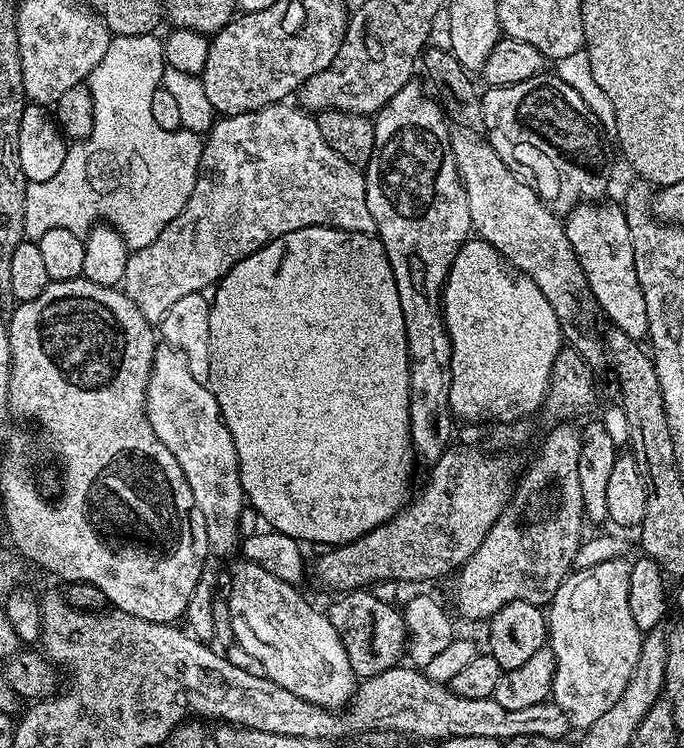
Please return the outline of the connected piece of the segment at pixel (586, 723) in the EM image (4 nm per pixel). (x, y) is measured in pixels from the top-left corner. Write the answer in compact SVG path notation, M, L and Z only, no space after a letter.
M627 559L599 562L590 569L573 570L558 586L552 603L547 605L548 621L547 647L552 649L556 669L552 674L550 700L561 711L567 723L577 730L585 730L597 721L606 710L614 706L626 688L628 680L638 662L642 633L634 626L628 602L630 590L630 564Z

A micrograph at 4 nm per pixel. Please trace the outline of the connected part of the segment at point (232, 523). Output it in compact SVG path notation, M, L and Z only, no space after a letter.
M160 346L152 355L152 369L148 385L144 390L144 413L148 416L154 434L158 434L158 442L162 442L162 446L166 446L170 454L174 454L178 466L182 466L182 474L186 474L190 494L194 494L194 502L198 510L202 510L211 551L213 553L232 552L235 548L237 551L238 541L242 536L239 532L239 526L242 523L240 511L246 508L246 501L240 481L234 440L230 438L230 430L224 424L214 394L208 389L207 384L199 384L194 374L190 374L183 354L176 348Z

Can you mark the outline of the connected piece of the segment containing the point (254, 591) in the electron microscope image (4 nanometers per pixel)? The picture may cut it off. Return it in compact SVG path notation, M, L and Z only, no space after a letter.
M237 559L228 580L226 603L230 610L232 639L245 657L262 666L278 686L323 708L340 709L351 699L356 675L341 638L327 615L311 604L295 584L274 578L255 560Z

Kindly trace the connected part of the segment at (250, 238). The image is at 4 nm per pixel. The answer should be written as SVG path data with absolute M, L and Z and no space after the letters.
M295 103L271 104L253 112L243 112L237 116L225 116L217 119L213 123L212 129L206 134L202 158L200 159L200 169L194 182L194 190L190 194L182 214L178 214L178 218L174 218L174 222L170 222L170 226L166 226L166 230L162 230L162 234L158 234L158 238L154 238L154 242L150 242L150 246L135 249L129 255L124 267L122 290L130 297L134 306L146 319L150 322L159 322L166 314L166 310L170 310L170 306L174 306L174 302L178 302L178 298L186 298L186 294L211 289L242 258L254 254L262 246L266 246L271 240L282 234L290 234L294 230L302 230L303 228L334 228L341 229L344 232L373 235L376 231L376 223L366 203L364 178L365 173L361 169L346 162L340 154L336 154L334 150L330 149L329 143L322 137L322 130L318 130L316 116L309 114Z

